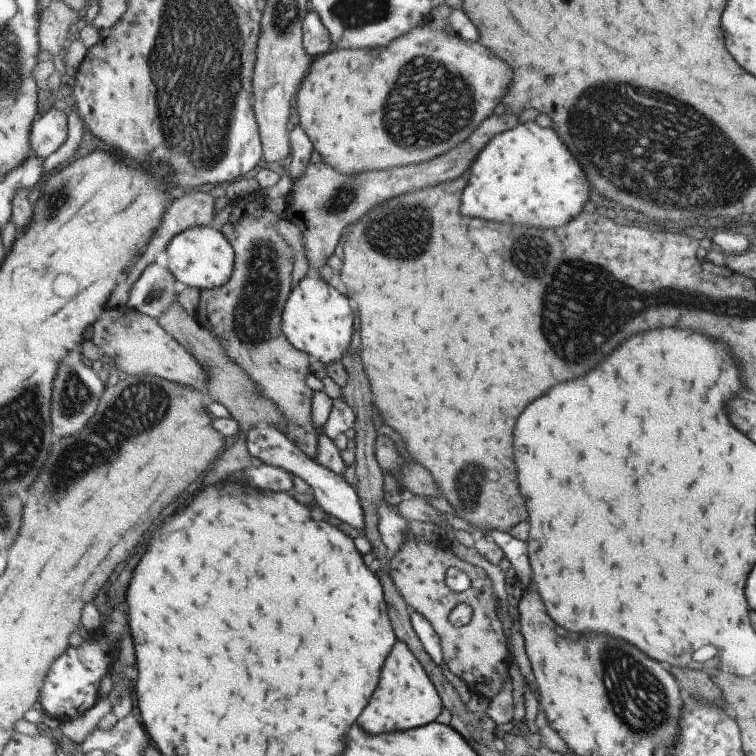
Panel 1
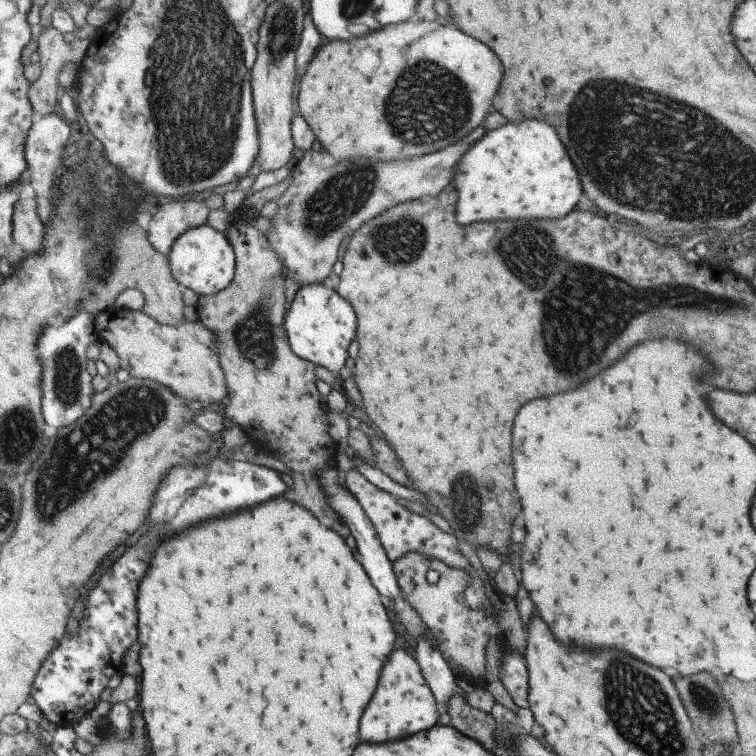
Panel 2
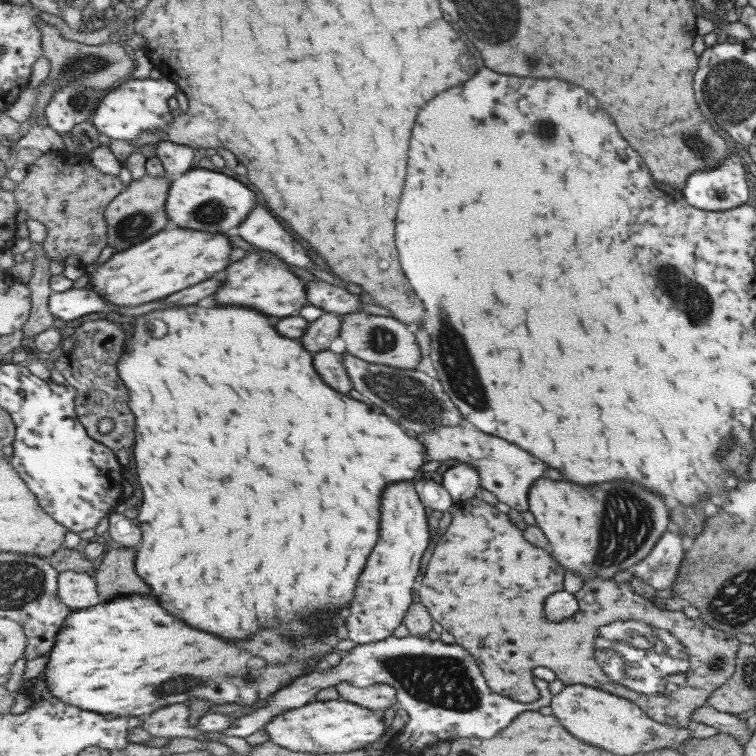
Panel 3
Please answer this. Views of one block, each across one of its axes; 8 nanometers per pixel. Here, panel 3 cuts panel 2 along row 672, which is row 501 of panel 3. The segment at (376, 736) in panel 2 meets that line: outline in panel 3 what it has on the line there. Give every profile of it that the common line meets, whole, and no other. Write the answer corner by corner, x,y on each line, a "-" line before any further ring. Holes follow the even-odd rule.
399,481
387,486
387,490
383,492
383,514
382,514
382,523
380,528
380,536
381,538
378,540
376,544
376,548
374,552
371,553
370,559
367,561
366,567
363,569
362,575
358,580
358,586
355,587
355,598
351,601
350,608
347,614
348,617
348,638
353,642
360,644
369,644
371,642
379,642
380,640
385,640
390,636
393,636
393,630
395,628
399,628
401,624
404,624
404,620
406,618
407,611
410,610
410,606
413,604
413,590
418,590
418,586
415,584
417,582
417,576
421,576
419,574
419,570
421,570
421,560
423,560
423,556
425,556
425,552
427,552
427,548
429,548
429,542
432,540
432,532
430,527
430,520
428,519
427,506
422,501
422,498
419,496
418,490
416,488
416,483
413,481

